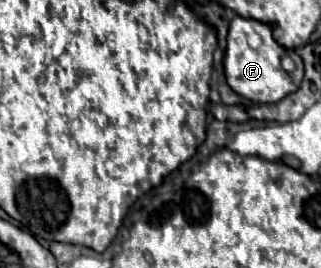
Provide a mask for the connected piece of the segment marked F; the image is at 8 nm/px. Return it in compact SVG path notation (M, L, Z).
M236 16L232 18L228 30L228 46L224 52L224 74L228 86L240 96L252 102L270 104L298 90L304 76L304 66L302 58L294 50L282 48L272 38L272 32L266 24Z

